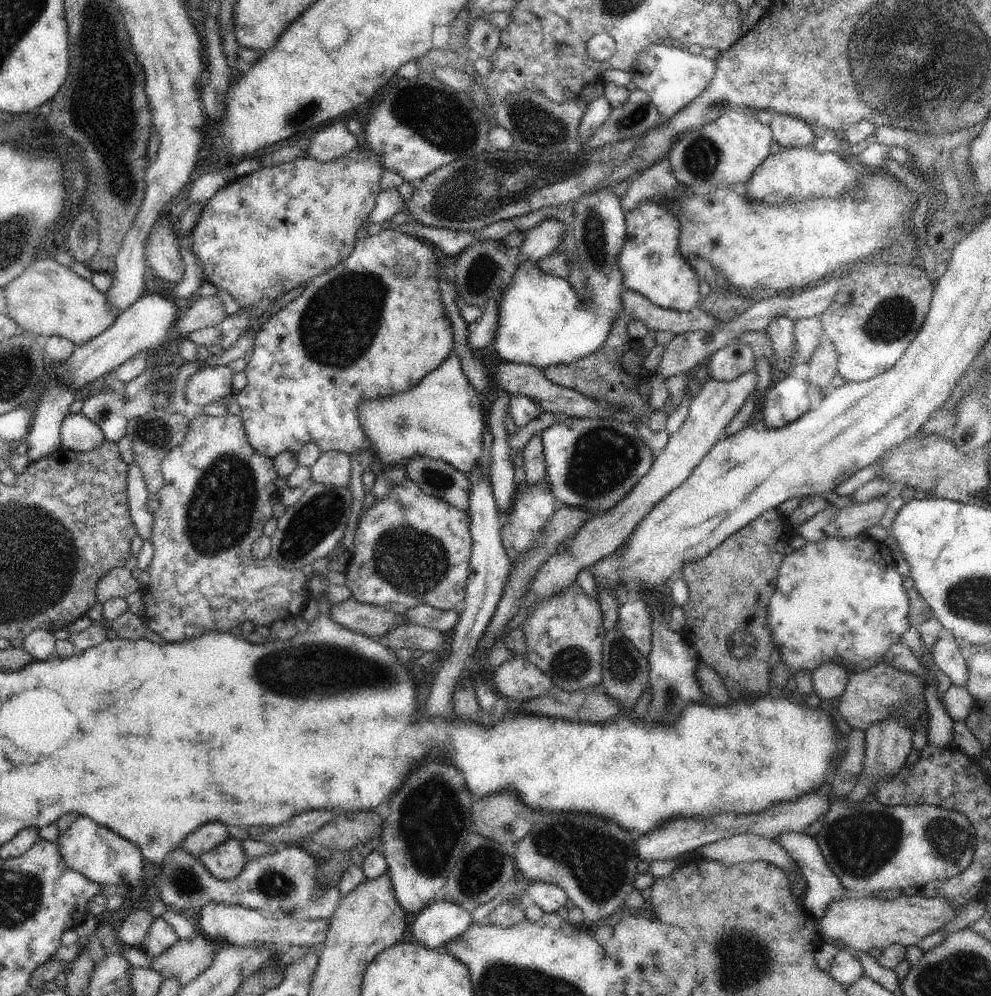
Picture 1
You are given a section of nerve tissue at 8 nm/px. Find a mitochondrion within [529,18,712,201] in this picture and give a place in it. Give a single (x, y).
(629, 121)

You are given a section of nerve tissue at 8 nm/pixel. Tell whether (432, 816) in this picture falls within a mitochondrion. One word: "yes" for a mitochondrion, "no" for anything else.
yes

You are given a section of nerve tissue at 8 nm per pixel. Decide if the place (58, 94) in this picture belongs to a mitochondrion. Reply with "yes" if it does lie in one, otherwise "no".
no

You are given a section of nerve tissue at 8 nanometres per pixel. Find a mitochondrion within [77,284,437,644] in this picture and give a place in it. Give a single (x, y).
(218, 516)

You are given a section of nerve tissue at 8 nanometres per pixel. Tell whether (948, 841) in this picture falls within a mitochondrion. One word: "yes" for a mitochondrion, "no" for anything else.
yes

